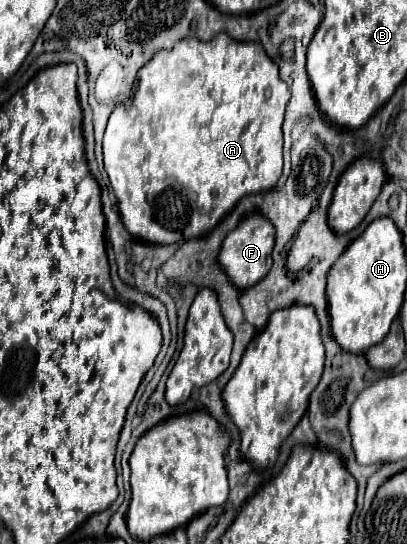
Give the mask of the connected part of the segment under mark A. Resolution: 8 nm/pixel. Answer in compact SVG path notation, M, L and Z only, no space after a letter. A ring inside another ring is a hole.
M216 34L212 40L202 42L198 38L184 38L174 44L170 50L160 50L148 64L144 64L138 72L138 82L132 92L130 104L128 106L118 106L114 114L108 120L106 134L104 134L104 170L108 174L110 186L118 198L118 208L120 216L124 220L124 228L138 240L144 240L148 244L176 244L192 238L200 238L206 232L210 232L234 206L240 198L256 192L264 192L276 186L276 182L282 176L282 120L284 120L284 108L290 100L290 92L286 84L280 80L280 70L278 64L266 54L262 44L258 42L236 42L228 34ZM184 166L184 170L192 170L190 174L184 172L184 178L192 176L194 180L194 190L188 190L186 186L180 188L178 192L178 168Z

